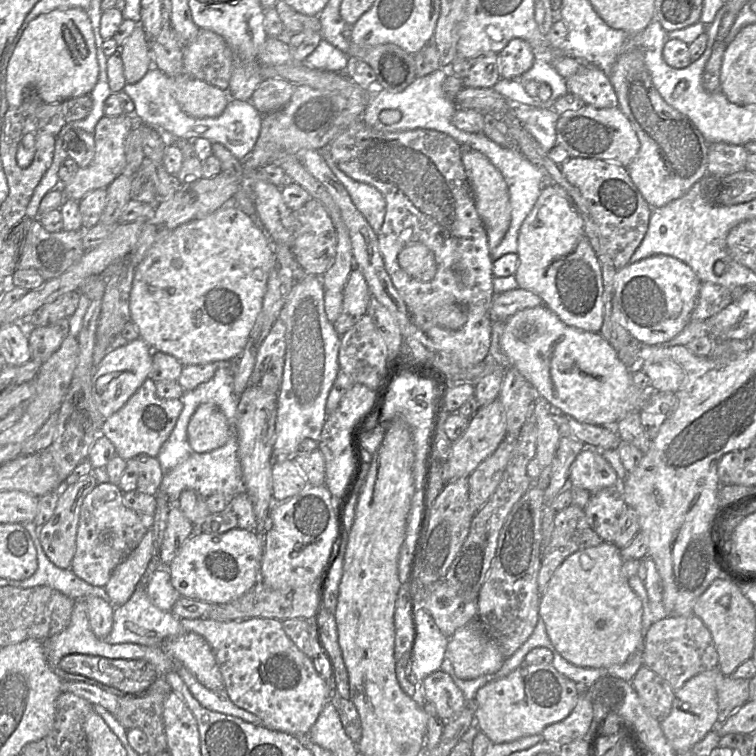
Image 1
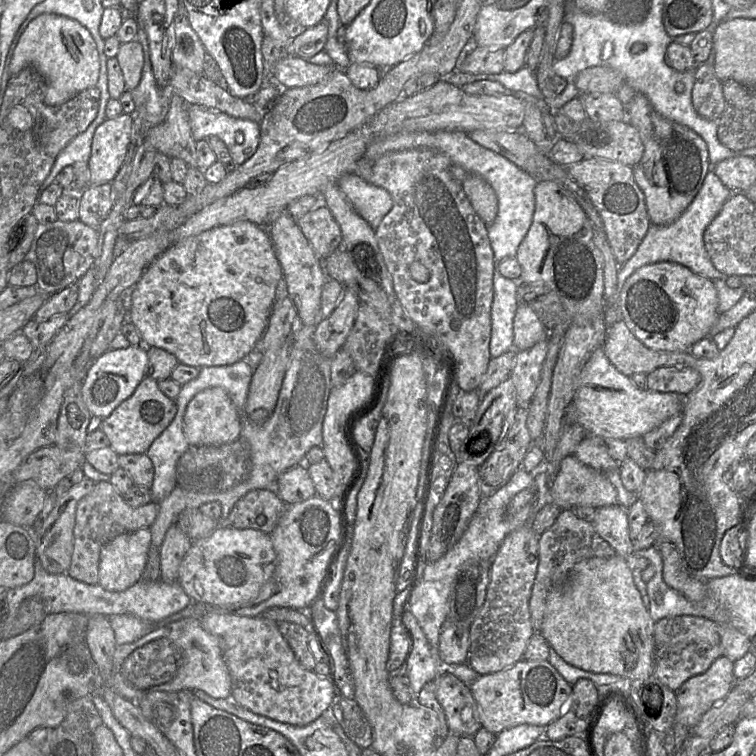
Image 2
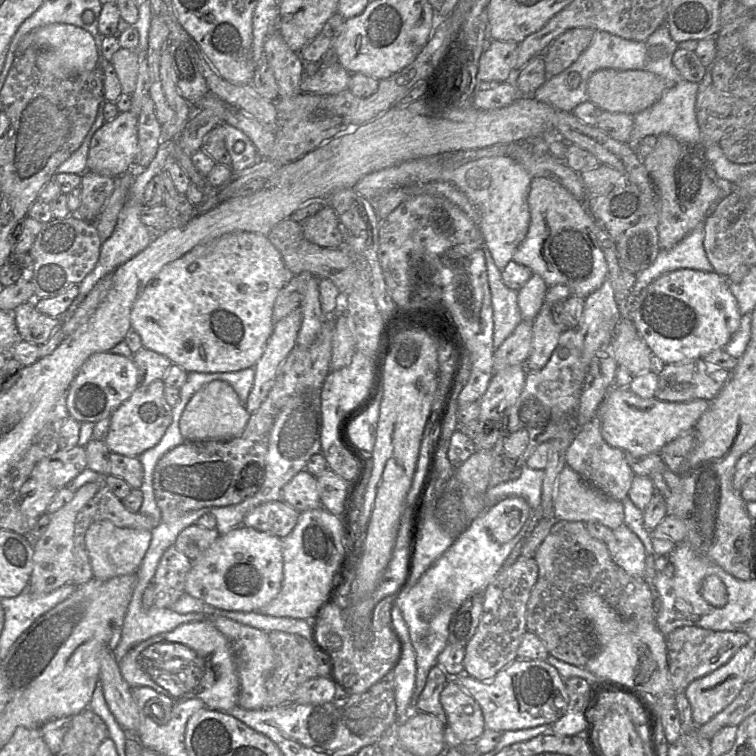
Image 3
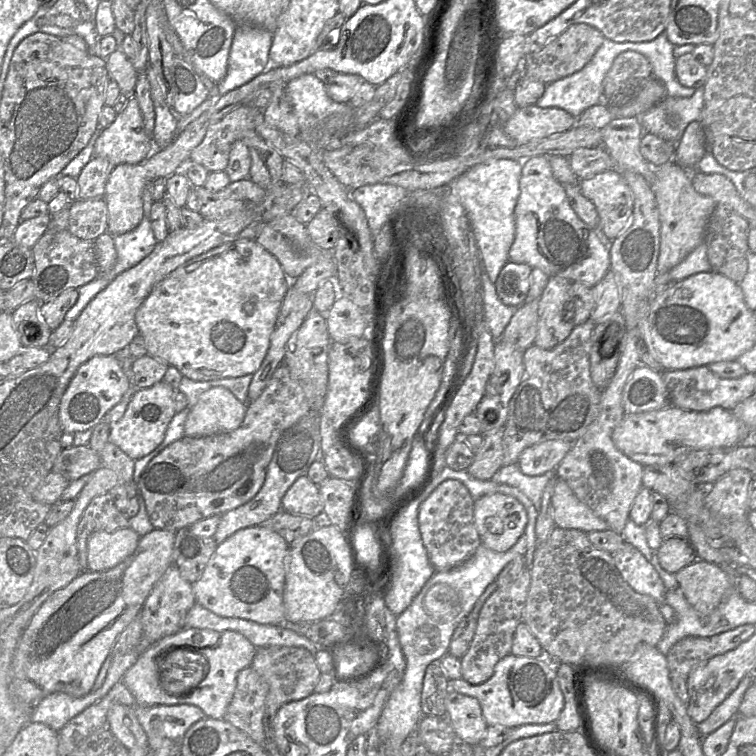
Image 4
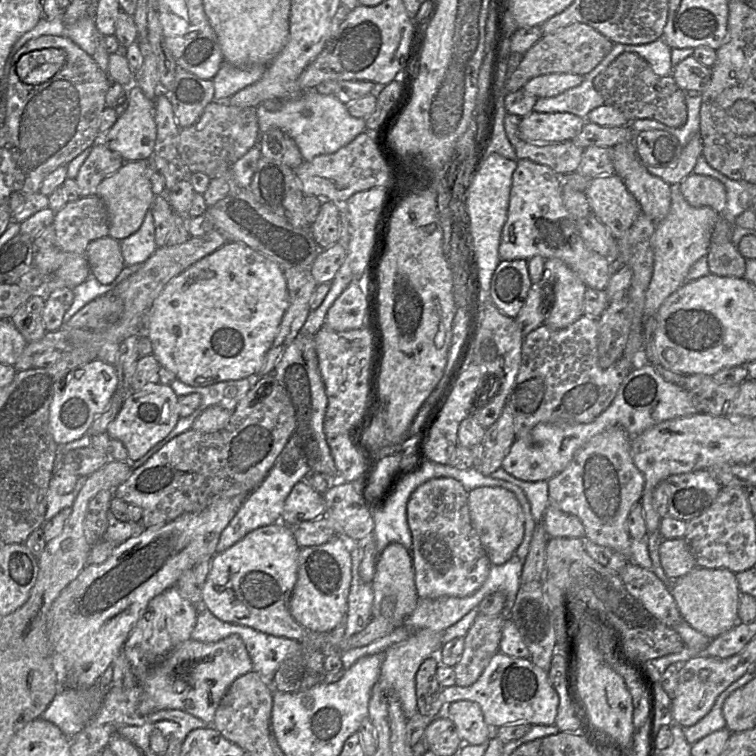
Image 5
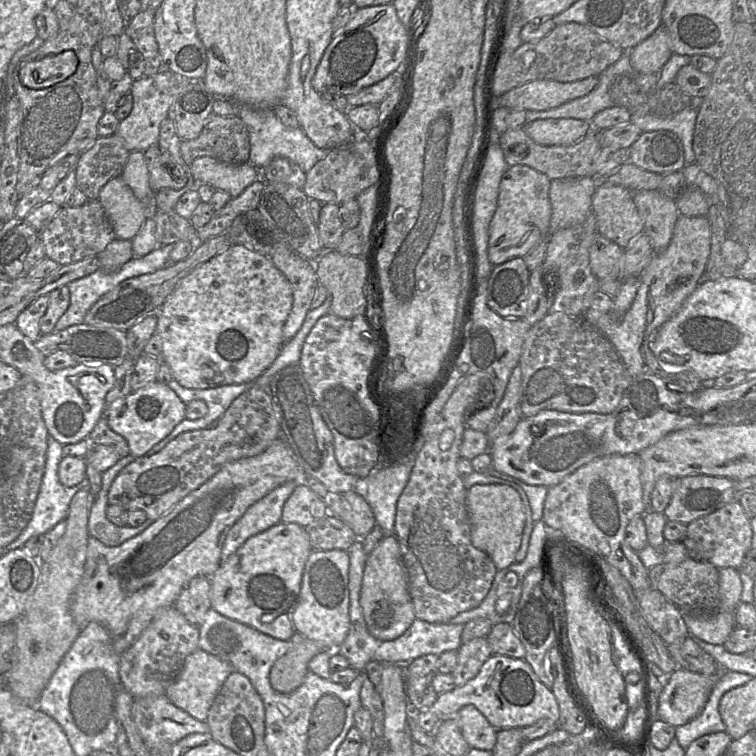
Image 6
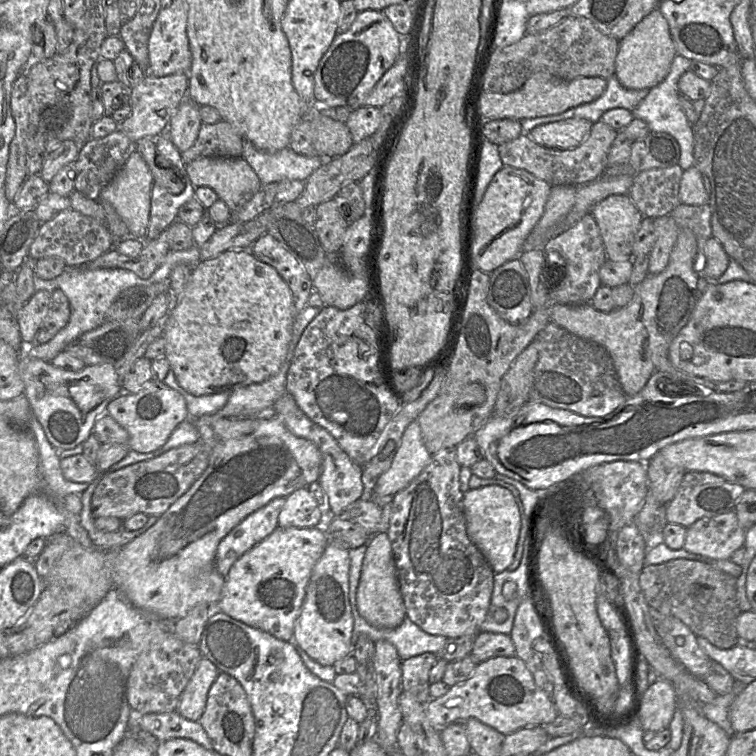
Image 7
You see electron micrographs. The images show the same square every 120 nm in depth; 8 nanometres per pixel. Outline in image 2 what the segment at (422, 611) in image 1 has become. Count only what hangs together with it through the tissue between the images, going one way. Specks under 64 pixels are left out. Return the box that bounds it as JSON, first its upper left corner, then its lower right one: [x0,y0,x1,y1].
[403,609,444,695]

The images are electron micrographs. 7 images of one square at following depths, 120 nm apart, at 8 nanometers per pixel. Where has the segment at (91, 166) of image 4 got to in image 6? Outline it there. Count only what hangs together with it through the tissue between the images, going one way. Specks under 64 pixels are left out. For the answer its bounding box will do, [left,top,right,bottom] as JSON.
[75,134,129,200]

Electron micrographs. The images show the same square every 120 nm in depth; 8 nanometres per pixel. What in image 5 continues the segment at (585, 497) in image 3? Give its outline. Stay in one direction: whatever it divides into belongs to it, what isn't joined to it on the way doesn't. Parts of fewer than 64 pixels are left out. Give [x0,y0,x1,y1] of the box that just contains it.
[542,504,585,538]

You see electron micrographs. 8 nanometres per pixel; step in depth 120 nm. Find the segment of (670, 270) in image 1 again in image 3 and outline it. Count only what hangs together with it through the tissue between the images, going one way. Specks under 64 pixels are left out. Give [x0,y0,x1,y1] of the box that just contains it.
[629,269,741,364]

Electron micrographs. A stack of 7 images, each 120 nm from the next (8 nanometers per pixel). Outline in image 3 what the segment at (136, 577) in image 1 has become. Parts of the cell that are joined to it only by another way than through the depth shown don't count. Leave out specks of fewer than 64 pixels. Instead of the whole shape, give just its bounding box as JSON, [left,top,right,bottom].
[85,521,152,581]

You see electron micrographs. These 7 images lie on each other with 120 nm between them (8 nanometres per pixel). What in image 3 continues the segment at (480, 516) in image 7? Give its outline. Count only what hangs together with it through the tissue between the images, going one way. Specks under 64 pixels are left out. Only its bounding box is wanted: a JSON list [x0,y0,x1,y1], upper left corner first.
[483,497,530,543]

